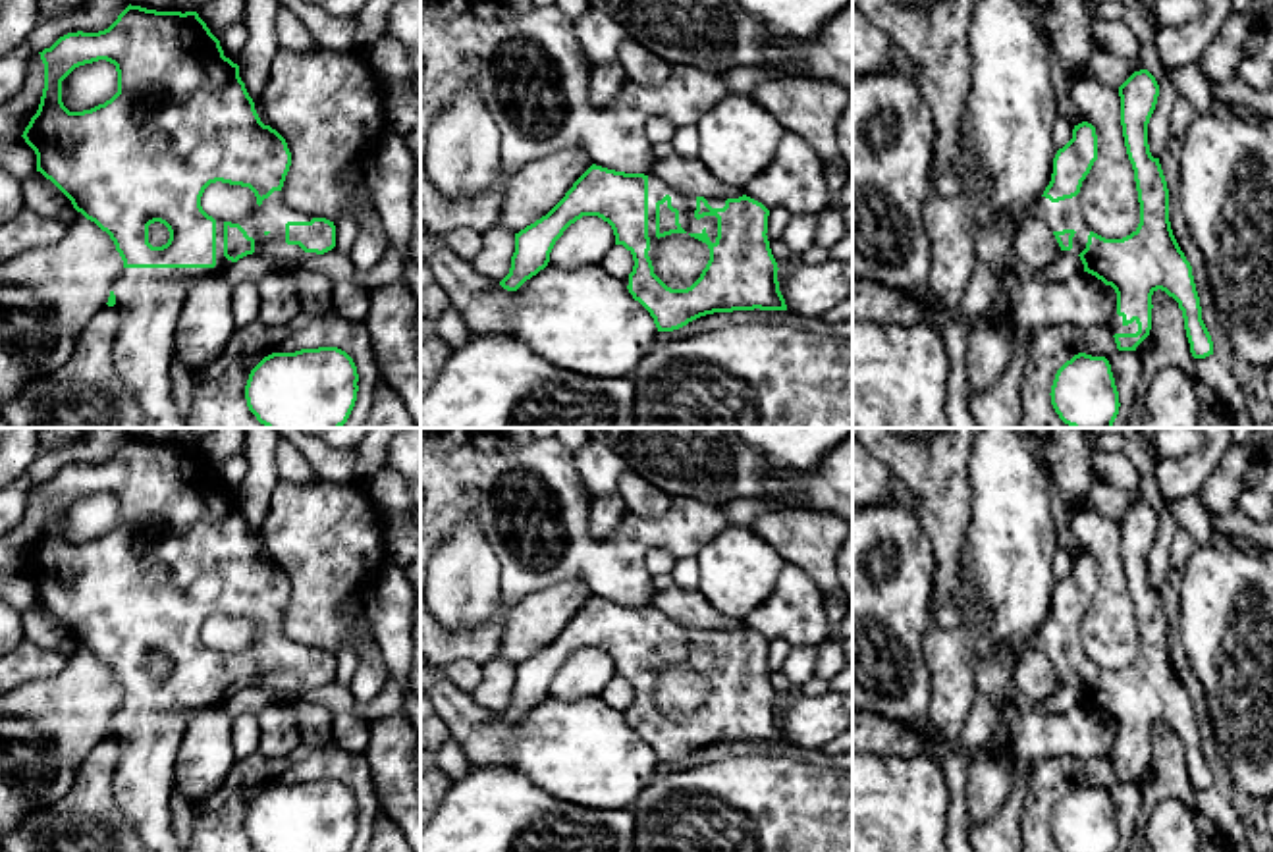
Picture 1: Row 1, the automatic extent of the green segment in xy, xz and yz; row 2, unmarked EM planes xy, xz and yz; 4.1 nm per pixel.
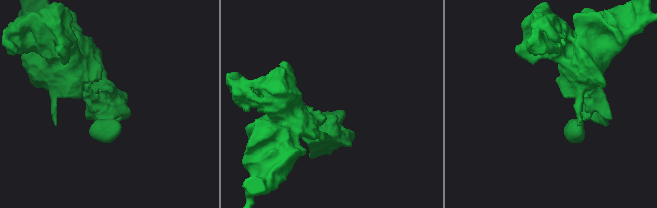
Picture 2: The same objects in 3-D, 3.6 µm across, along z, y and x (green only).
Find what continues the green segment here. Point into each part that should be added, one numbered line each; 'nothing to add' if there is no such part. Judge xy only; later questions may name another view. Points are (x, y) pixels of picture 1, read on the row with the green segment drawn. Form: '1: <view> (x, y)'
1: xy (149, 299)

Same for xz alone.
1: xz (656, 187)

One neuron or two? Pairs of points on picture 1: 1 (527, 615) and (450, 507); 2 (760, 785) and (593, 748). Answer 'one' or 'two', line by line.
1: two
2: two

